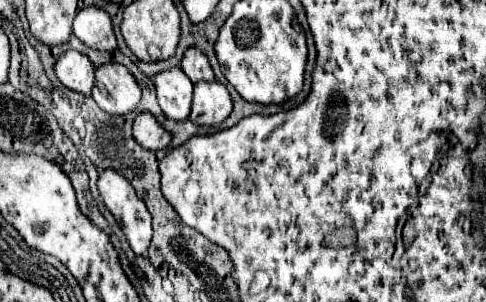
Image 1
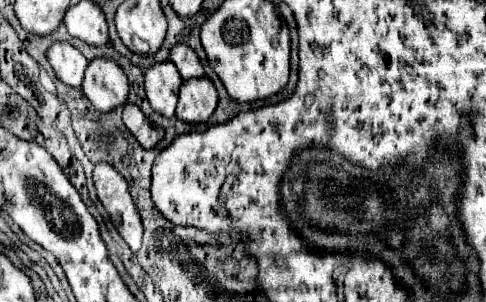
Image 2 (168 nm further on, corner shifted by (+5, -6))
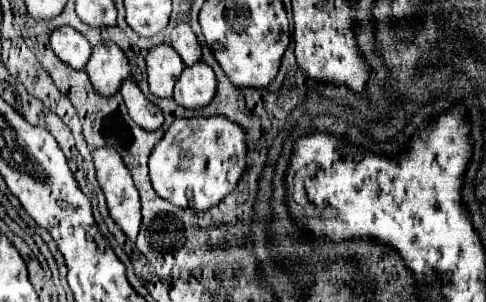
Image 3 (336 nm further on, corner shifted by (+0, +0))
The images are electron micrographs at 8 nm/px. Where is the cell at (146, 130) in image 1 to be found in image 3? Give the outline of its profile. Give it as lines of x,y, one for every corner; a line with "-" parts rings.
127,78
123,84
121,84
121,90
123,94
123,100
125,100
125,106
129,110
129,116
145,130
157,130
161,124
163,124
163,114
159,110
159,106
155,106
153,102
149,102
141,88
137,86
135,80

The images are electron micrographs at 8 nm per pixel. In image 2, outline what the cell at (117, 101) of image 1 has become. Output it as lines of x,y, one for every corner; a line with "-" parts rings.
92,60
82,92
98,112
110,112
128,102
128,78
114,60

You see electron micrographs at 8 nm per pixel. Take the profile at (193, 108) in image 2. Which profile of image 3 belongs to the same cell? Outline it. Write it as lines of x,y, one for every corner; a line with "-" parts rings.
205,62
185,66
175,82
173,100
183,108
203,108
207,106
217,90
217,80
213,70

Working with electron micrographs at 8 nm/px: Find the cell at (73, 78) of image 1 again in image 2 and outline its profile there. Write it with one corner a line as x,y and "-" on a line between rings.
56,42
48,48
48,62
56,78
72,88
80,88
88,60
68,42

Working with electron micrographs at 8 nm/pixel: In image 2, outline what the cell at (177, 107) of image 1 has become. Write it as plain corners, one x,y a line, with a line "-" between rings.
172,62
154,64
144,72
146,98
154,108
154,112
162,114
164,118
172,118
176,114
180,84
182,84
182,76

